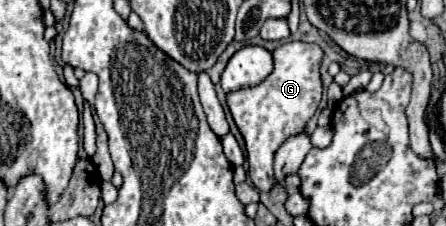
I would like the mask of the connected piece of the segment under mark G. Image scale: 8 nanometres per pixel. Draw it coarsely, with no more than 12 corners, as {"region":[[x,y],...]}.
{"region":[[274,48],[256,88],[226,94],[248,176],[274,186],[272,162],[322,98],[324,50]]}

